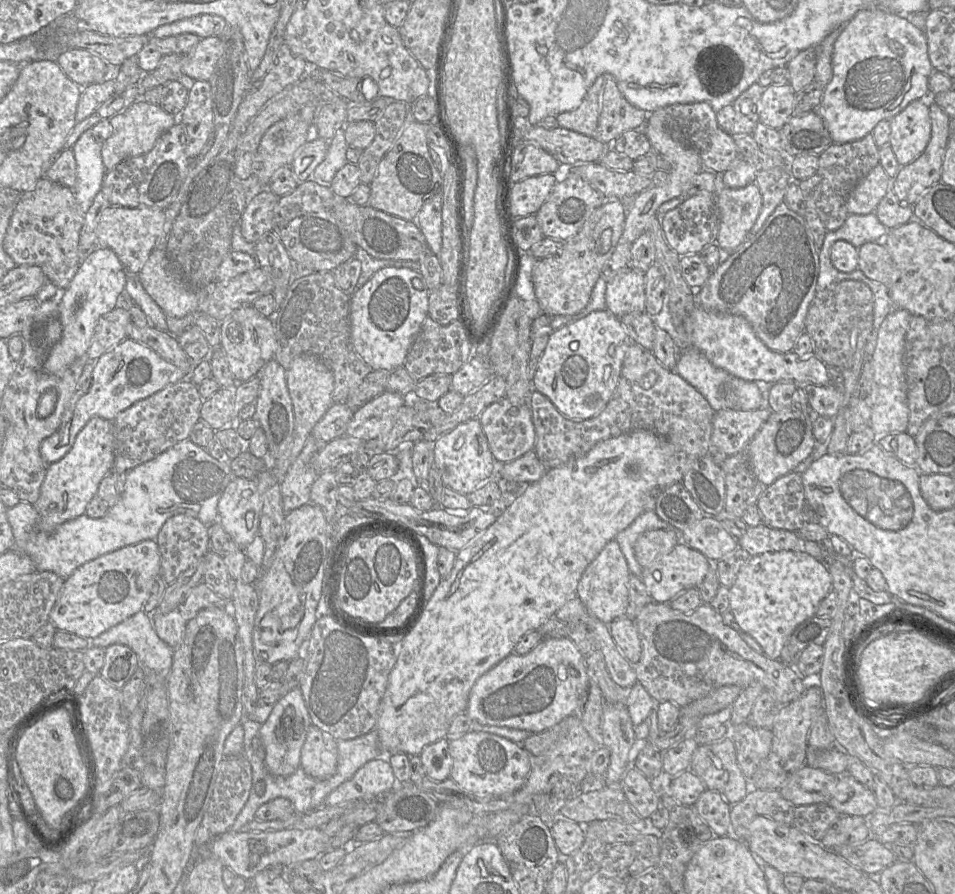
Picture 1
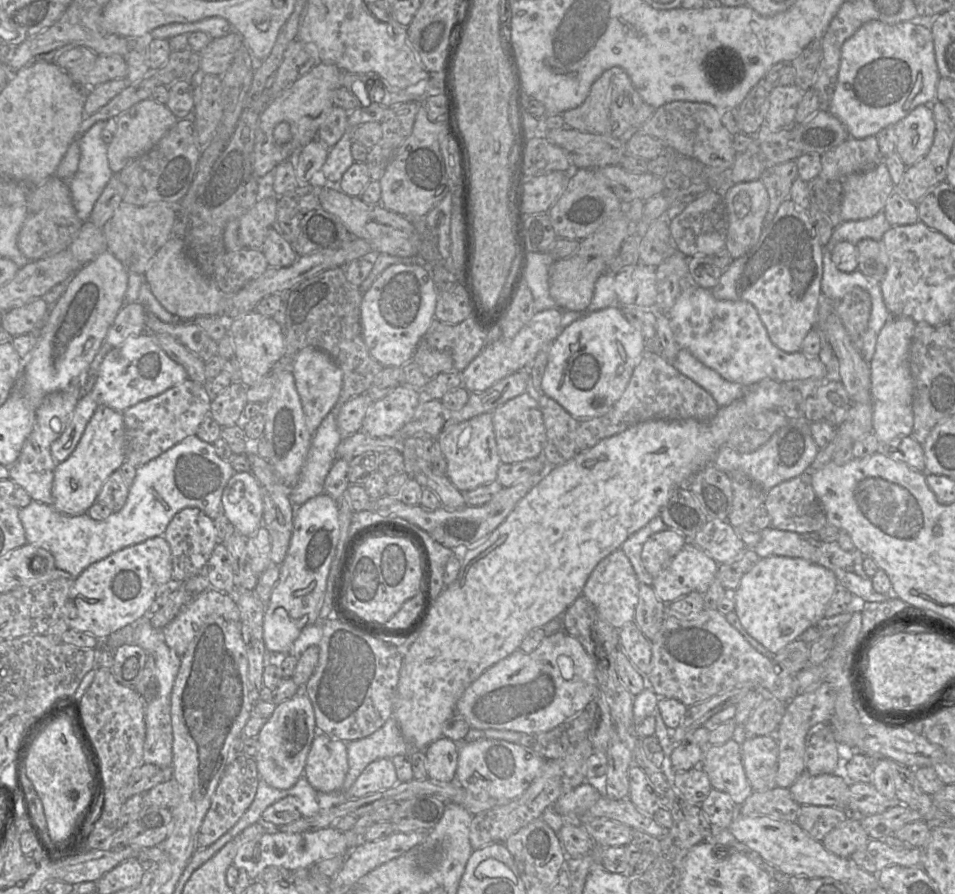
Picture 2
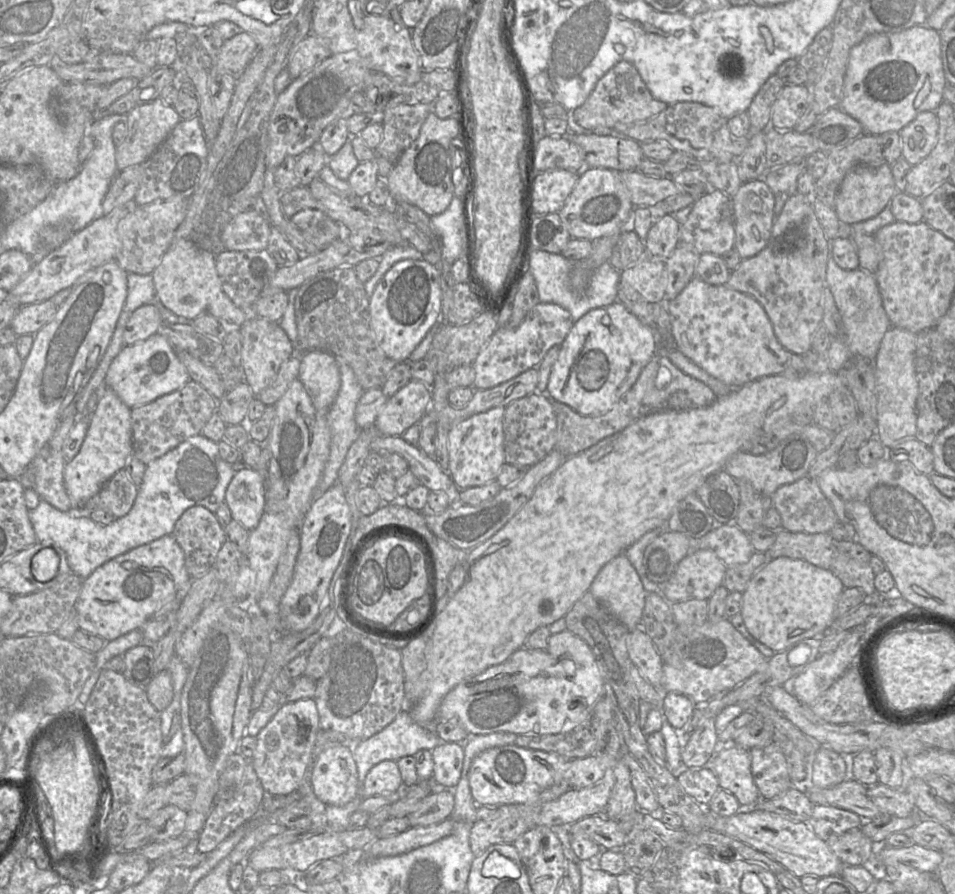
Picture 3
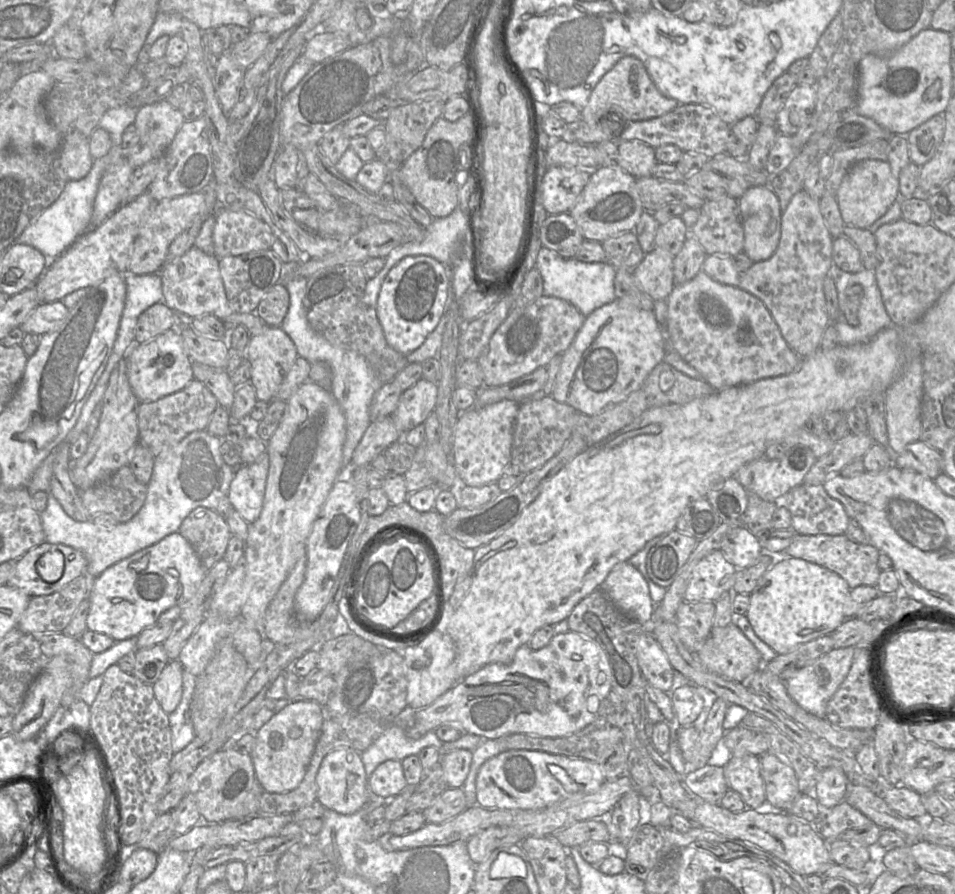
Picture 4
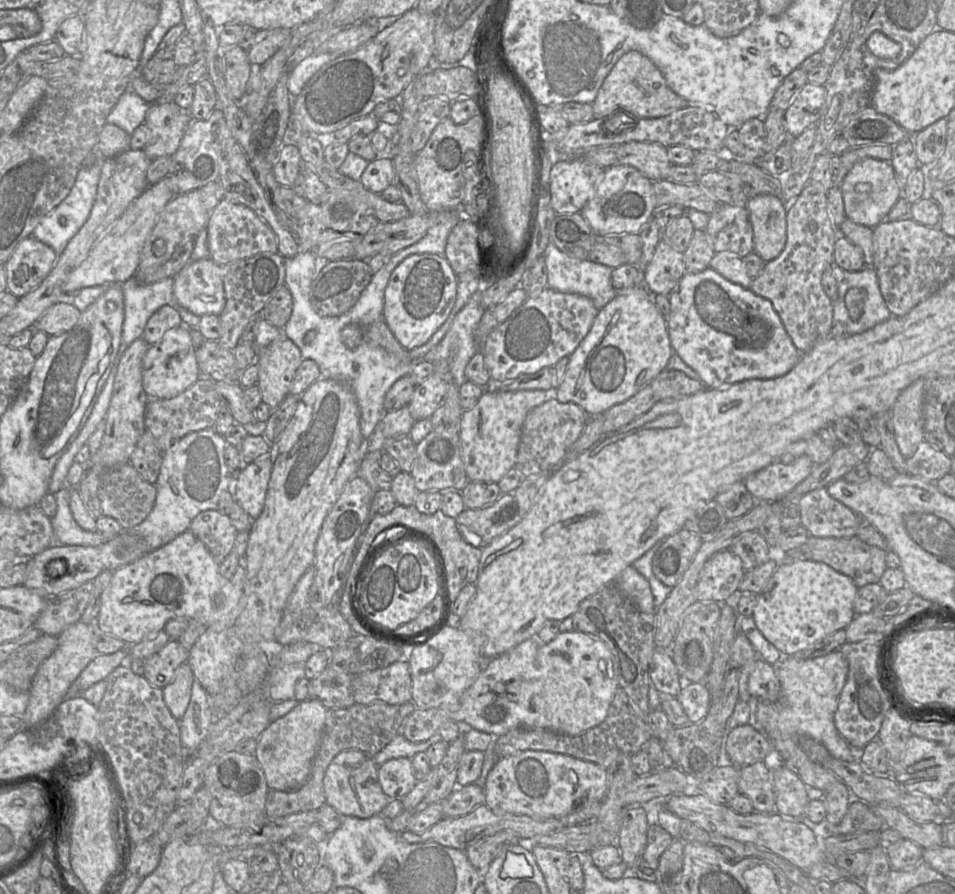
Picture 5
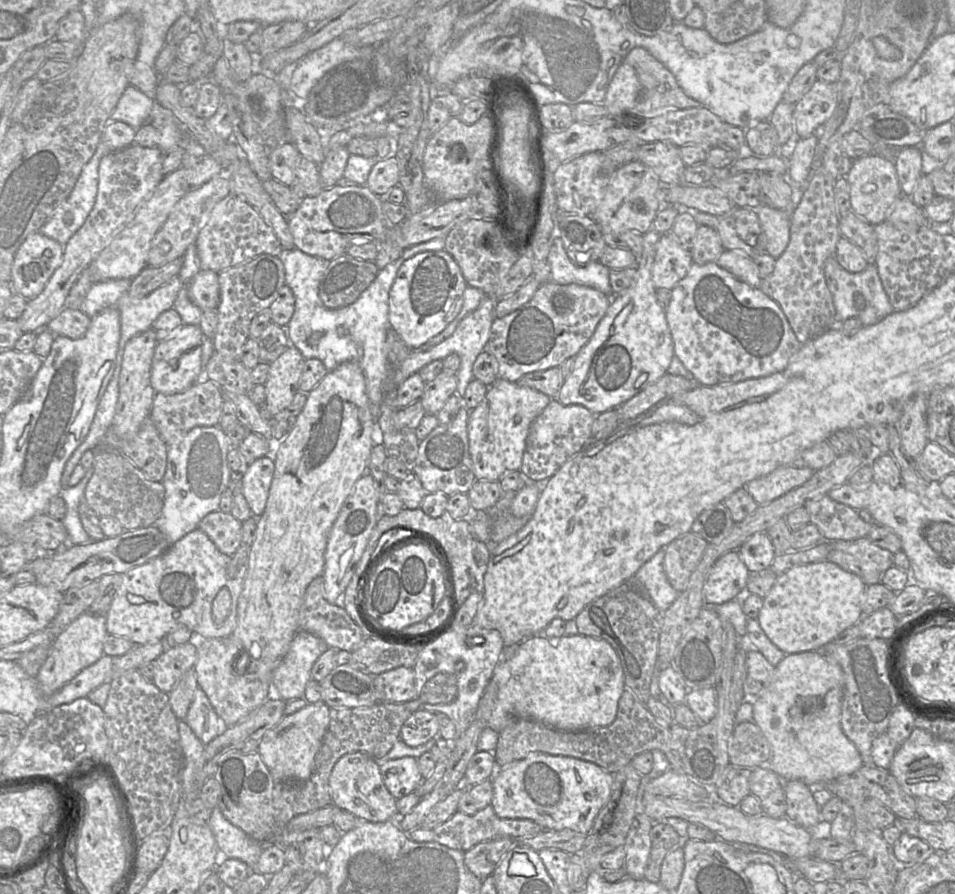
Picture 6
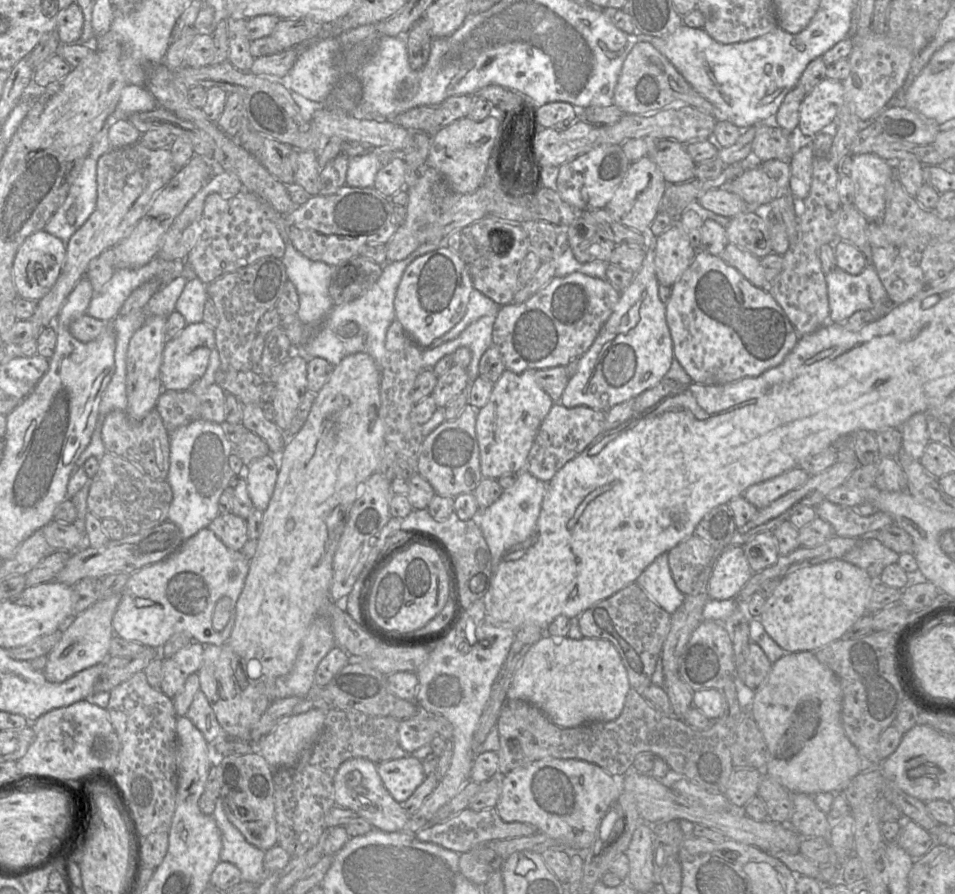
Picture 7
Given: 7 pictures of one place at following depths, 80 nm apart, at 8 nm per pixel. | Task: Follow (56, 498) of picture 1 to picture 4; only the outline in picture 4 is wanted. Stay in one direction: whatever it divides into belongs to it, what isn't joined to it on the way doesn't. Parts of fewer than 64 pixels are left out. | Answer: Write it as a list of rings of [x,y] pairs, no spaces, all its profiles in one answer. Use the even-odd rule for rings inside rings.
[[[125,357],[114,368],[101,403],[99,426],[89,440],[85,454],[77,459],[76,466],[70,473],[70,478],[78,490],[102,483],[118,469],[128,465],[131,454],[139,443],[138,408],[140,401],[130,387]]]

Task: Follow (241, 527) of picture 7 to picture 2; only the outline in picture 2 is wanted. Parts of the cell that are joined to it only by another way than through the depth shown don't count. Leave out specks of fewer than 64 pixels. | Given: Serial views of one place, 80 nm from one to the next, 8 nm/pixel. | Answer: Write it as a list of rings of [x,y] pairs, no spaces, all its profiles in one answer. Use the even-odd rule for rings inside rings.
[[[185,508],[174,515],[163,537],[171,550],[172,581],[180,582],[205,572],[212,551],[219,543],[214,520],[198,508]]]

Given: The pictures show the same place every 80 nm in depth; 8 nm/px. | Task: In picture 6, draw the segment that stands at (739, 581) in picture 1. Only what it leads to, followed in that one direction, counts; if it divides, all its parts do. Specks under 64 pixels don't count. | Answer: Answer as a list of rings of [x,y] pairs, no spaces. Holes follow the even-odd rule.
[[[823,560],[794,566],[778,574],[757,620],[766,636],[786,655],[822,650],[863,617],[862,597],[867,585],[859,576]]]

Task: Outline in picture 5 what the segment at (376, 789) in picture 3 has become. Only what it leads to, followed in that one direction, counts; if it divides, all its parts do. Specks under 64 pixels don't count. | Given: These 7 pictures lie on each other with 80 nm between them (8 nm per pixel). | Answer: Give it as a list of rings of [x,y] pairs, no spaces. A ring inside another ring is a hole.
[[[397,758],[386,761],[378,768],[378,782],[390,799],[402,799],[417,784],[411,759]]]

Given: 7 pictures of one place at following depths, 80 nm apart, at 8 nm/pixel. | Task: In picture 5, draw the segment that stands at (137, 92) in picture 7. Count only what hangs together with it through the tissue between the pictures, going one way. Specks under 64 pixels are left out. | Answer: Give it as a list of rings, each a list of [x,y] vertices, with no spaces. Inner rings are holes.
[[[128,89],[108,114],[106,123],[116,125],[131,135],[138,126],[144,124],[150,105],[132,89]]]

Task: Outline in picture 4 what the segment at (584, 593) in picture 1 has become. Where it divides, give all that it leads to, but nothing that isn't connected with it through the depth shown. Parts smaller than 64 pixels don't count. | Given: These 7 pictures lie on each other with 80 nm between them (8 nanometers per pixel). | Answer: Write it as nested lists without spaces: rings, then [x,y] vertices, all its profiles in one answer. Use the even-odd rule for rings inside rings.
[[[628,561],[616,564],[600,589],[607,593],[624,614],[642,625],[651,625],[655,604],[651,600],[649,587],[639,570]]]

